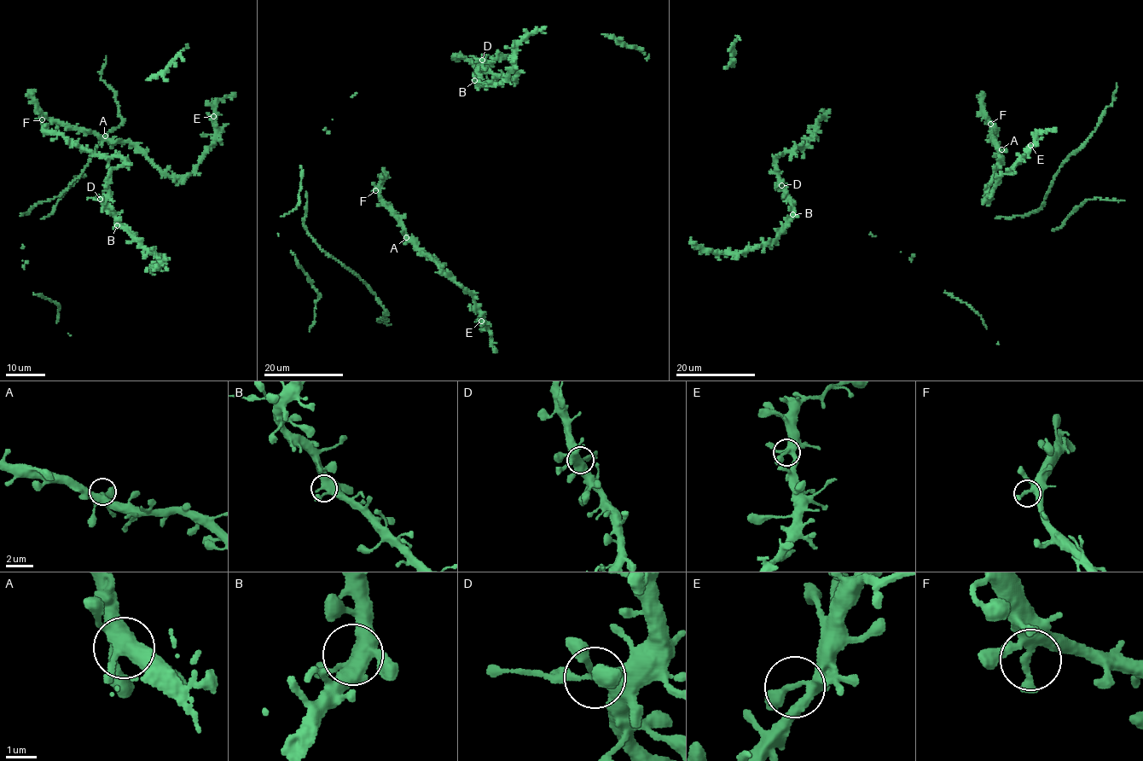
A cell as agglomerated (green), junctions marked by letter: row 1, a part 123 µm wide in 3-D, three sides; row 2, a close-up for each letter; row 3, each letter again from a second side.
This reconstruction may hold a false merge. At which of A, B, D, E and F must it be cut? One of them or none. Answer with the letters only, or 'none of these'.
D

